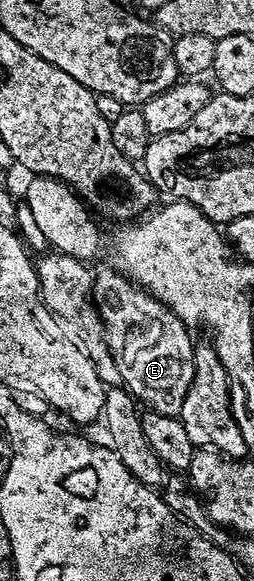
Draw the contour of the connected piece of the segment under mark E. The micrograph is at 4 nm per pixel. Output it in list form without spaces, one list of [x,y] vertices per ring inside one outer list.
[[[116,267],[96,269],[93,272],[93,304],[105,327],[107,346],[119,366],[121,384],[129,389],[133,399],[140,402],[148,411],[164,416],[180,417],[181,407],[187,390],[193,381],[193,350],[190,329],[163,302],[159,302],[150,292],[133,283],[124,272]]]

